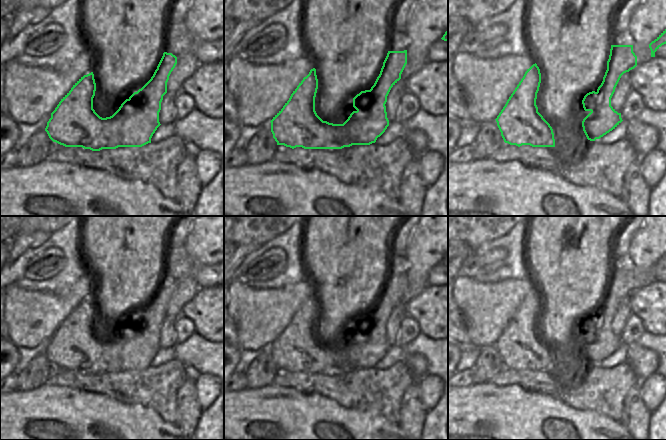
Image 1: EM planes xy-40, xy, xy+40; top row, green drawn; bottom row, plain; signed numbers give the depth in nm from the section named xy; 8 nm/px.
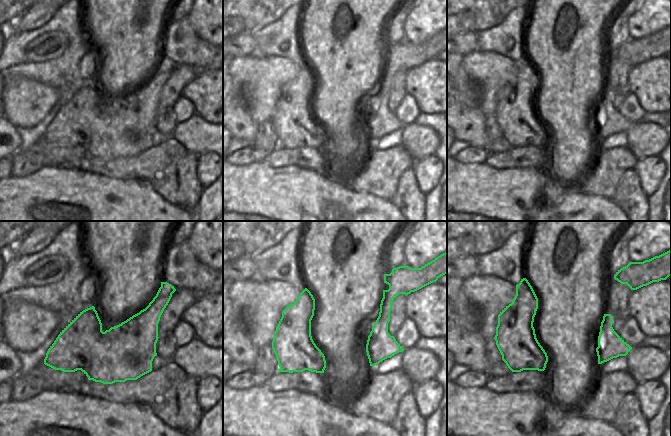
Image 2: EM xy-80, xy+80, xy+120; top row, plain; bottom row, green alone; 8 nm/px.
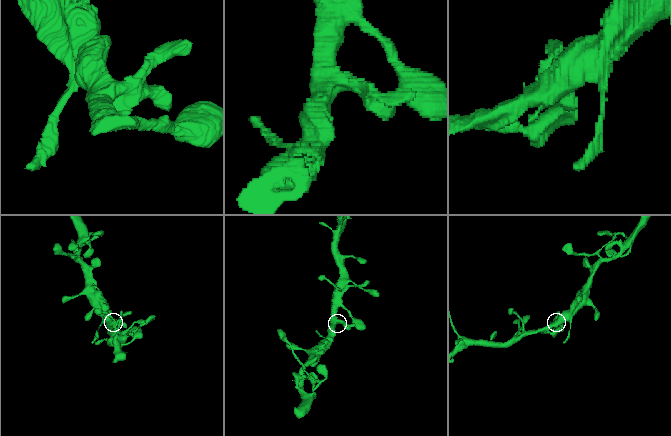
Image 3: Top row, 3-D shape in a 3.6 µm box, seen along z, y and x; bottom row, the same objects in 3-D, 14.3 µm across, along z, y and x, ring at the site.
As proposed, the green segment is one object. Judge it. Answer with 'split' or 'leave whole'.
leave whole

